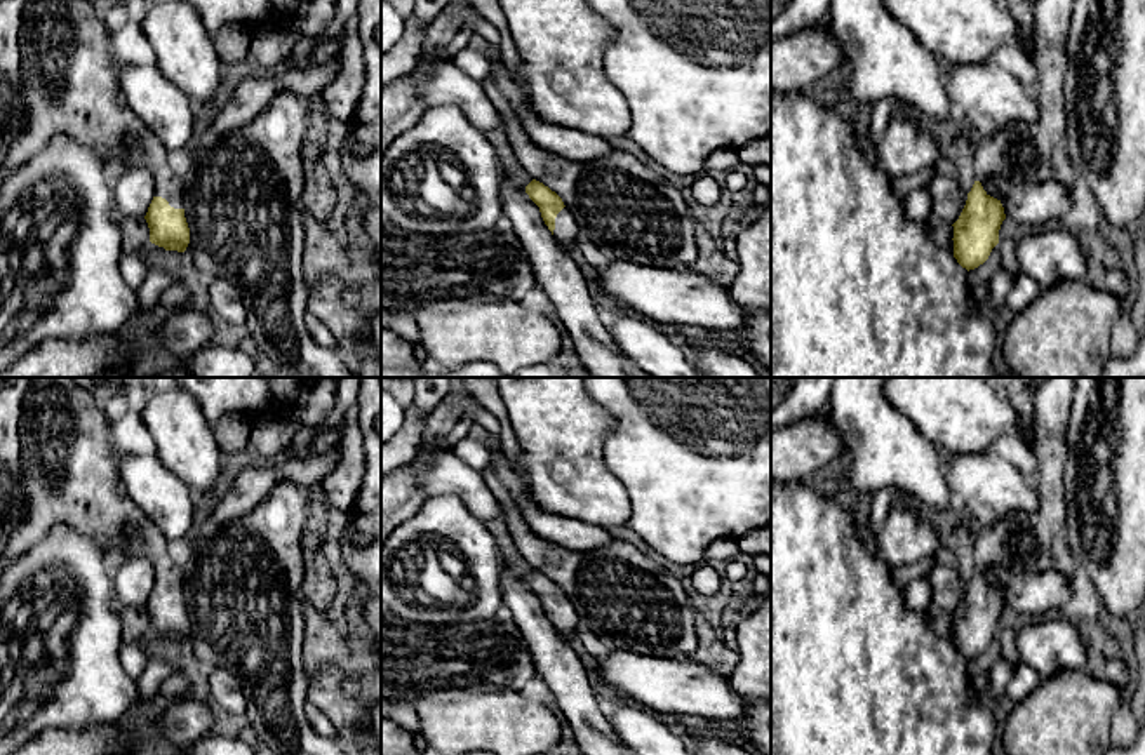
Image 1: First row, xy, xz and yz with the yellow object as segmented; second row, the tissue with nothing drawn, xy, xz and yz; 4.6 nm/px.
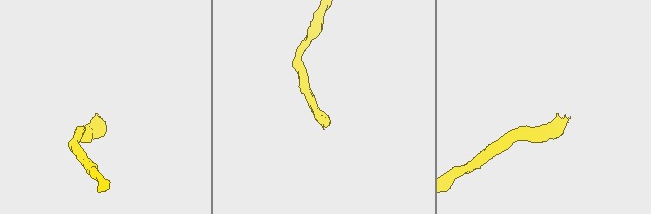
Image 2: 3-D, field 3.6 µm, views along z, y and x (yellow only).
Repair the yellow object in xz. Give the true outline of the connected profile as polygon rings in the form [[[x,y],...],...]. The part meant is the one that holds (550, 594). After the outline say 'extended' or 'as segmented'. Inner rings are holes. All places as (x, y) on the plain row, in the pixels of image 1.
[[[536,569],[526,576],[526,583],[539,597],[541,607],[557,631],[569,640],[579,623],[579,618],[562,588]]]; extended

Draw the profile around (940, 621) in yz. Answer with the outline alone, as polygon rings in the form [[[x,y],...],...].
[[[934,604],[929,605],[929,609],[926,611],[926,619],[929,628],[934,631],[934,635],[954,645],[954,616],[952,612],[947,612],[940,607],[936,607]]]

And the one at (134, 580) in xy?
[[[124,558],[113,581],[115,593],[124,605],[144,607],[155,586],[155,571],[146,558]]]

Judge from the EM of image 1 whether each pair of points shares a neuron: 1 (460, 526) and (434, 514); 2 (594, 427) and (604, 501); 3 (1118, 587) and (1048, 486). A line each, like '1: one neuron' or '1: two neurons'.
1: one neuron
2: one neuron
3: two neurons

